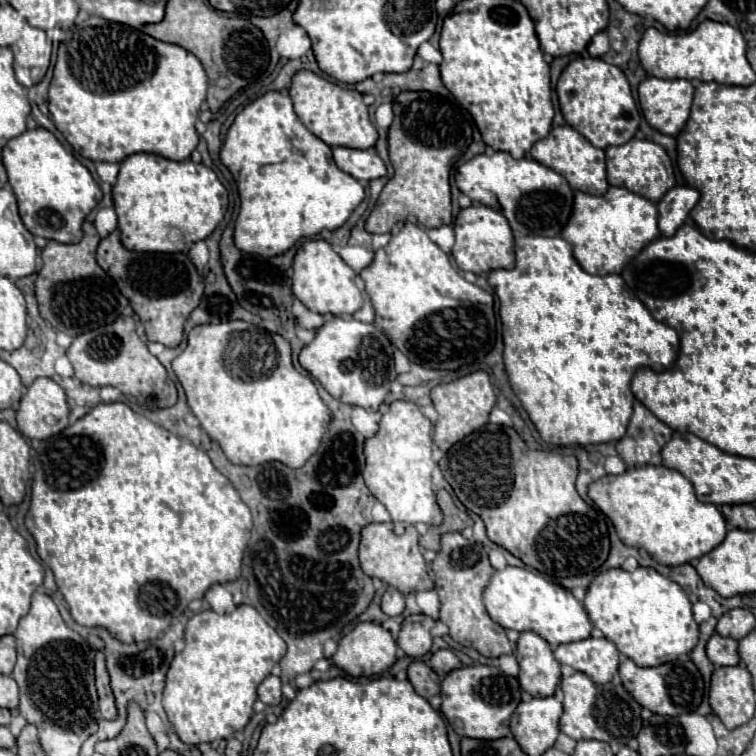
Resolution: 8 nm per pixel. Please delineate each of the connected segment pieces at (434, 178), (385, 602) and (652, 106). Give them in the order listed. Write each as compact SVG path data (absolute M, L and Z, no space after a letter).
M400 92L394 102L394 122L388 128L388 152L394 176L382 188L382 200L370 212L366 230L386 234L396 222L414 216L424 228L452 224L450 168L472 142L470 114L454 100L430 92Z
M388 588L382 596L382 612L386 616L398 616L404 610L404 594L400 594L396 588Z
M646 78L638 86L638 102L646 122L670 136L678 136L684 128L690 116L692 96L694 86L688 80Z

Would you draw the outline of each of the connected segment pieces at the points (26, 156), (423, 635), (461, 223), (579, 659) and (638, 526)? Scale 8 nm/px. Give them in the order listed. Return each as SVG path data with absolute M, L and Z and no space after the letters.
M42 126L12 138L2 150L2 162L8 172L8 184L16 194L24 226L34 236L42 236L46 240L64 244L80 242L86 214L102 200L102 190L88 168Z
M424 614L406 616L396 638L402 652L412 658L424 656L432 646L432 636L430 636L432 626L434 626L434 618L430 616L424 616Z
M470 206L458 212L454 220L456 242L452 246L452 258L460 270L468 270L474 274L484 274L496 268L512 268L514 266L514 236L506 222L506 218L488 208L488 206Z
M584 638L578 642L560 644L554 650L560 664L568 664L584 672L592 682L606 684L618 672L618 650L606 638Z
M646 464L642 468L628 470L618 476L604 476L590 484L588 488L590 500L612 520L616 534L626 546L646 550L656 562L666 566L680 566L708 554L714 546L722 542L726 536L726 520L714 504L704 504L696 498L692 484L676 470L666 466L652 466Z

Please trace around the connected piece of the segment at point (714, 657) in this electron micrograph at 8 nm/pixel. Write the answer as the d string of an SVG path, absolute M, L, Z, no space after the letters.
M712 634L706 644L706 654L716 666L736 666L740 664L738 642L734 638L724 638L720 634Z

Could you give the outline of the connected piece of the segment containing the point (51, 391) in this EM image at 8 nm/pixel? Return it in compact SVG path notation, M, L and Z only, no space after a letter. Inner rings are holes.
M38 378L20 400L16 412L18 430L26 438L46 440L68 426L68 414L70 408L64 390L52 378ZM46 416L54 416L54 424L48 424Z

